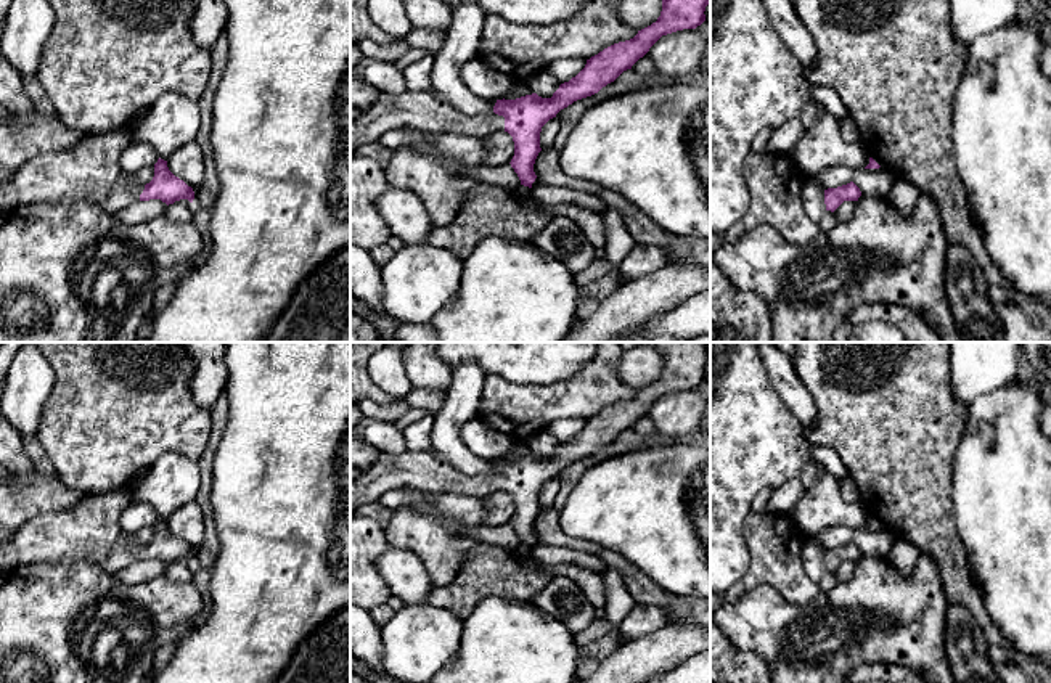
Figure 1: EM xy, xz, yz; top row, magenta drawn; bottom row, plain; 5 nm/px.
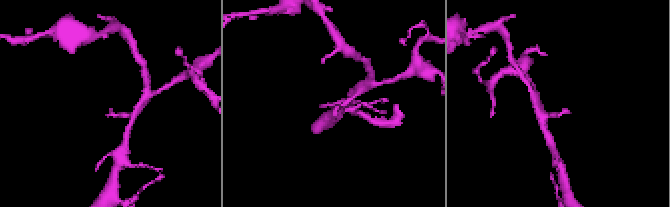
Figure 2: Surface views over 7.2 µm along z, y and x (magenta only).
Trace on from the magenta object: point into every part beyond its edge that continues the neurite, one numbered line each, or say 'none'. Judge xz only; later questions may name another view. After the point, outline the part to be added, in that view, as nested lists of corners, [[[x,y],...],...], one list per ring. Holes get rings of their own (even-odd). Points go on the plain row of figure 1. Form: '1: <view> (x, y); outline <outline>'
1: xz (423, 470); outline [[[426,450],[382,453],[350,482],[350,514],[400,487],[413,487],[424,493],[450,492],[485,498],[505,490],[505,477],[495,472],[466,476],[447,460]]]

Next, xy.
1: xy (89, 531); outline [[[127,489],[100,495],[84,495],[72,506],[34,516],[13,535],[0,540],[0,569],[10,572],[19,566],[37,562],[90,562],[117,575],[122,569],[140,561],[143,543],[133,540],[121,527],[121,511],[129,500]]]

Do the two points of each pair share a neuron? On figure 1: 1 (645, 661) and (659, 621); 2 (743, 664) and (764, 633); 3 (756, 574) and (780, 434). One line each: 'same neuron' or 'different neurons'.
1: different neurons
2: different neurons
3: different neurons

